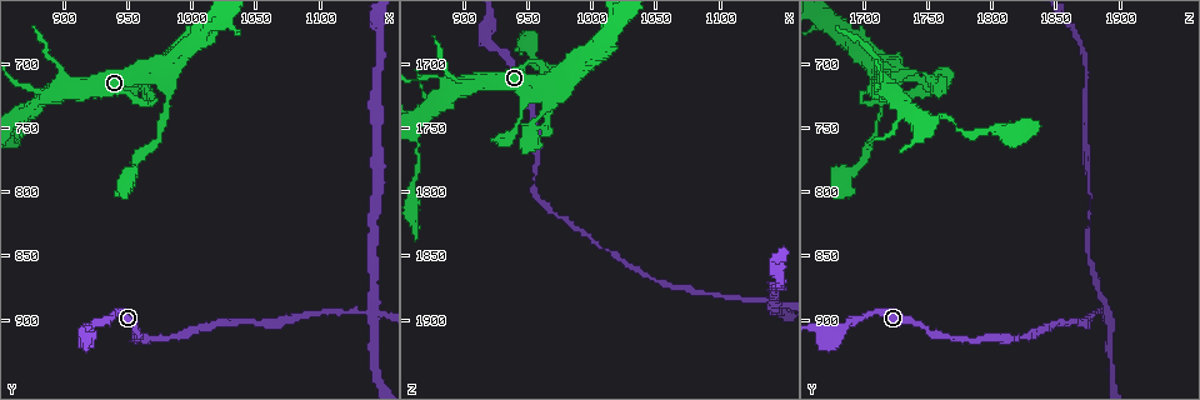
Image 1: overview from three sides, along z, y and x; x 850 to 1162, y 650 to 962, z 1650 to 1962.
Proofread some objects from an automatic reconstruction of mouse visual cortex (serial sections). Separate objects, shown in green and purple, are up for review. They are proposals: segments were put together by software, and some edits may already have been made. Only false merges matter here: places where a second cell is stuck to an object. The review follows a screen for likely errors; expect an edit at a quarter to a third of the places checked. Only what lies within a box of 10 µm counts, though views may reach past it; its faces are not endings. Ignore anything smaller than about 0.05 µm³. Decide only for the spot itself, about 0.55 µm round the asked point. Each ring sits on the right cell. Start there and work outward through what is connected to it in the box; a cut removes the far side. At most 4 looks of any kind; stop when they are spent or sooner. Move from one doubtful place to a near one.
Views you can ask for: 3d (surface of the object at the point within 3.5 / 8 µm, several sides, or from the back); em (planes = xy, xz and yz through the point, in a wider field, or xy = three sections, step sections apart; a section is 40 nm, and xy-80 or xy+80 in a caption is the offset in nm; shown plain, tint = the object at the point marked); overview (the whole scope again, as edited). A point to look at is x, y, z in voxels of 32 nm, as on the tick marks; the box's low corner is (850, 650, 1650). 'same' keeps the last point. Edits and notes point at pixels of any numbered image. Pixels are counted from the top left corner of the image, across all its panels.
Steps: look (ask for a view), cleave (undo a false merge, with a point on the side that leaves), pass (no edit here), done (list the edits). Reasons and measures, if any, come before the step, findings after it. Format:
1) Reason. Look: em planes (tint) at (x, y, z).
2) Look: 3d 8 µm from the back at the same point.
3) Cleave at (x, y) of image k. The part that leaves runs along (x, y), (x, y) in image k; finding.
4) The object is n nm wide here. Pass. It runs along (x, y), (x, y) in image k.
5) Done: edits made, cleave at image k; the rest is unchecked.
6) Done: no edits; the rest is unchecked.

Side arm on a straight run. Look: 3d 3.5 µm at (904, 718, 1716).

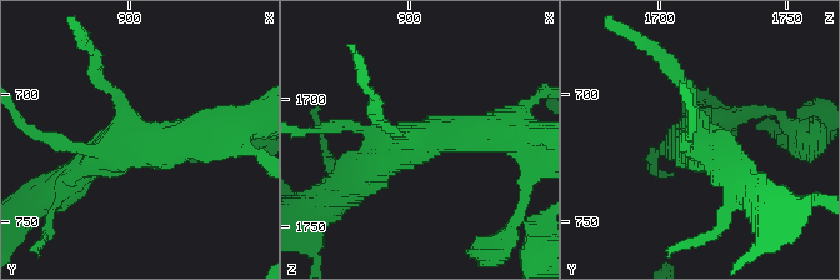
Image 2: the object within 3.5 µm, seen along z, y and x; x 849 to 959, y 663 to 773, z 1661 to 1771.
Look: em xy step 2 (tint) at (902, 718, 1716).

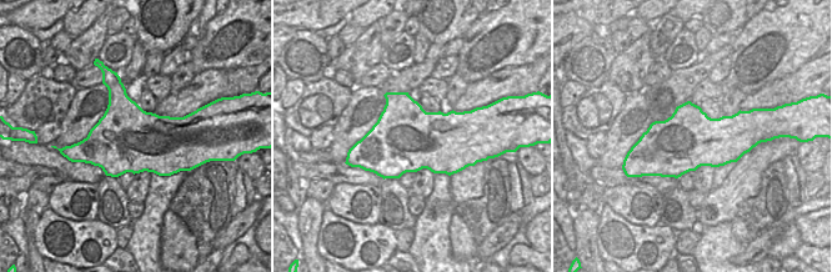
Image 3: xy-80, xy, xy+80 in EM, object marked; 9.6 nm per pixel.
The object is 650 nm wide here. Pass. It runs along (498, 129), (418, 139), (353, 184) in image 2; all the same cell.

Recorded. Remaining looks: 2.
A narrow waist. Look: 3d 3.5 µm at (956, 718, 1754).

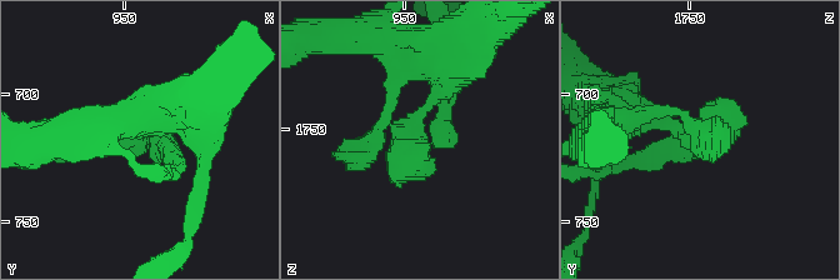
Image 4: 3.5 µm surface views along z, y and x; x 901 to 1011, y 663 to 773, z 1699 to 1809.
Now the EM. Look: em xy step 5 (tint) at (955, 717, 1754).

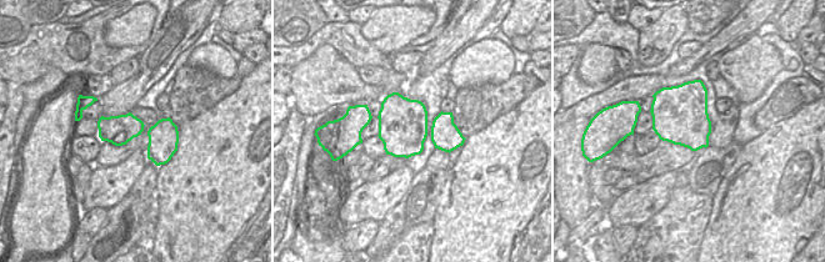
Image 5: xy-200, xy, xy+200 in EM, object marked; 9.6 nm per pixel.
The object is 500 nm wide here. Pass. It runs along (100, 124), (144, 129), (174, 147) in image 5; all the same cell.

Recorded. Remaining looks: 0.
Done: no edits; the rest is unchecked.

